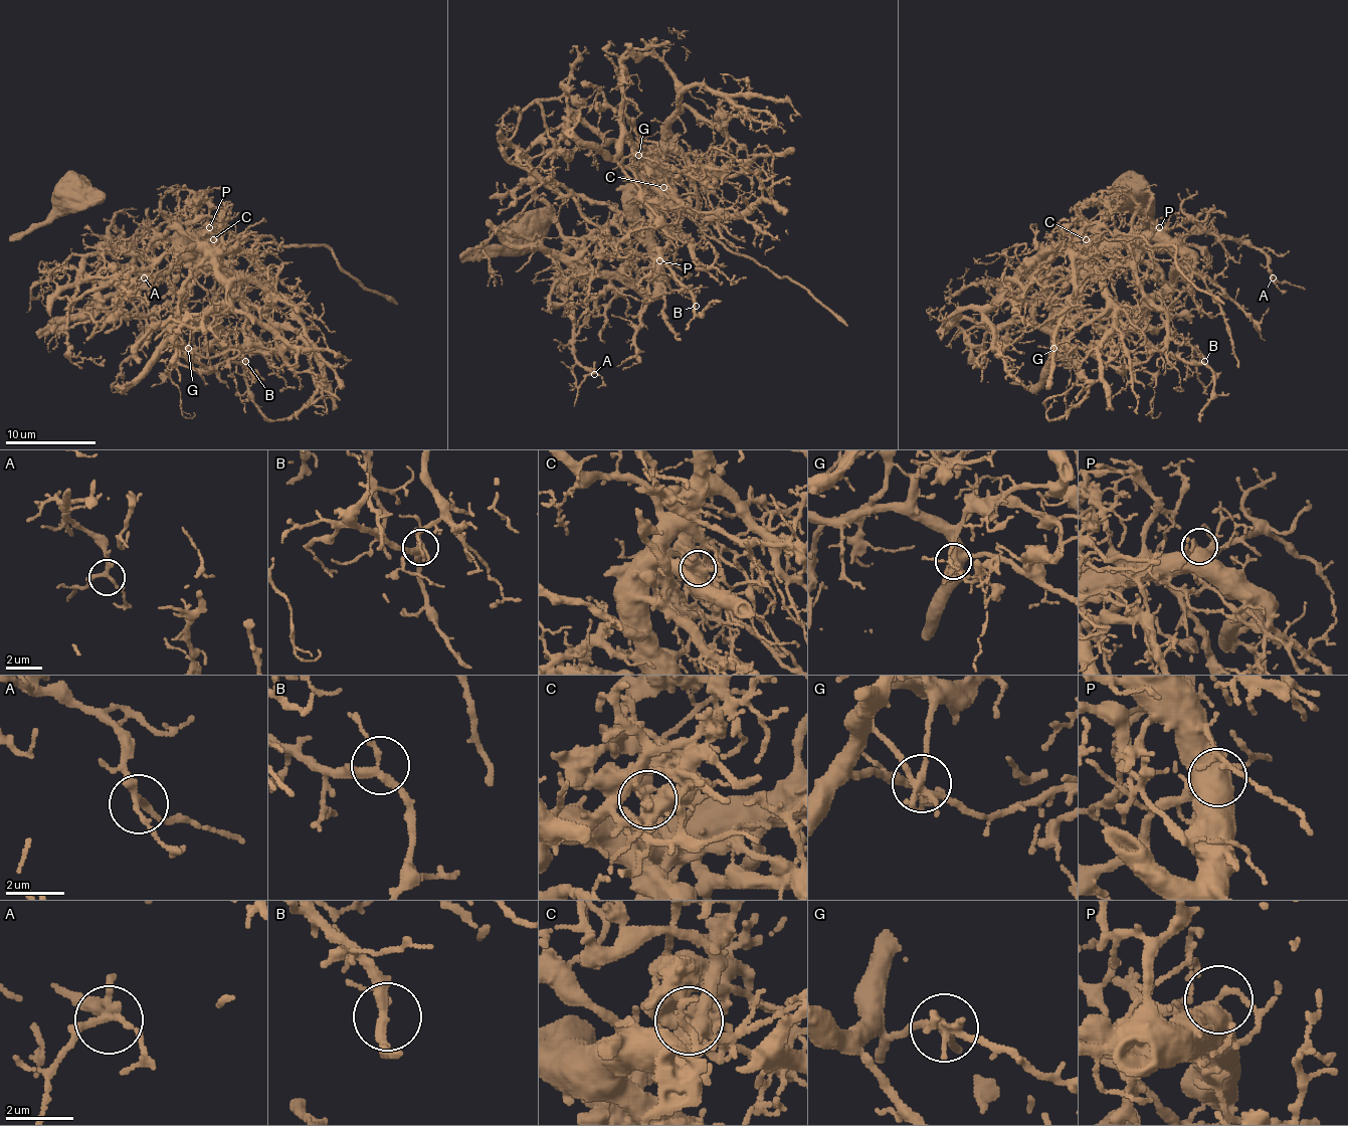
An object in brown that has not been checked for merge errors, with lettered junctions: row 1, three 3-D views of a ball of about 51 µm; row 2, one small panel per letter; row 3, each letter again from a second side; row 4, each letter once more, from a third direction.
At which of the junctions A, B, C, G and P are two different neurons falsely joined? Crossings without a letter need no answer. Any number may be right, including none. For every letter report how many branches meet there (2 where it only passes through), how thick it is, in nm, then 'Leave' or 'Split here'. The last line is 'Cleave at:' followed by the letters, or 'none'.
A: Branches: 3. Thickness 240 nm. Leave
B: Branches: 3. Thickness 260 nm. Leave
C: Branches: 7. Thickness 480 nm. Split here
G: Branches: 4. Thickness 240 nm. Split here
P: Branches: 5. Thickness 400 nm. Leave
Cleave at: C, G

